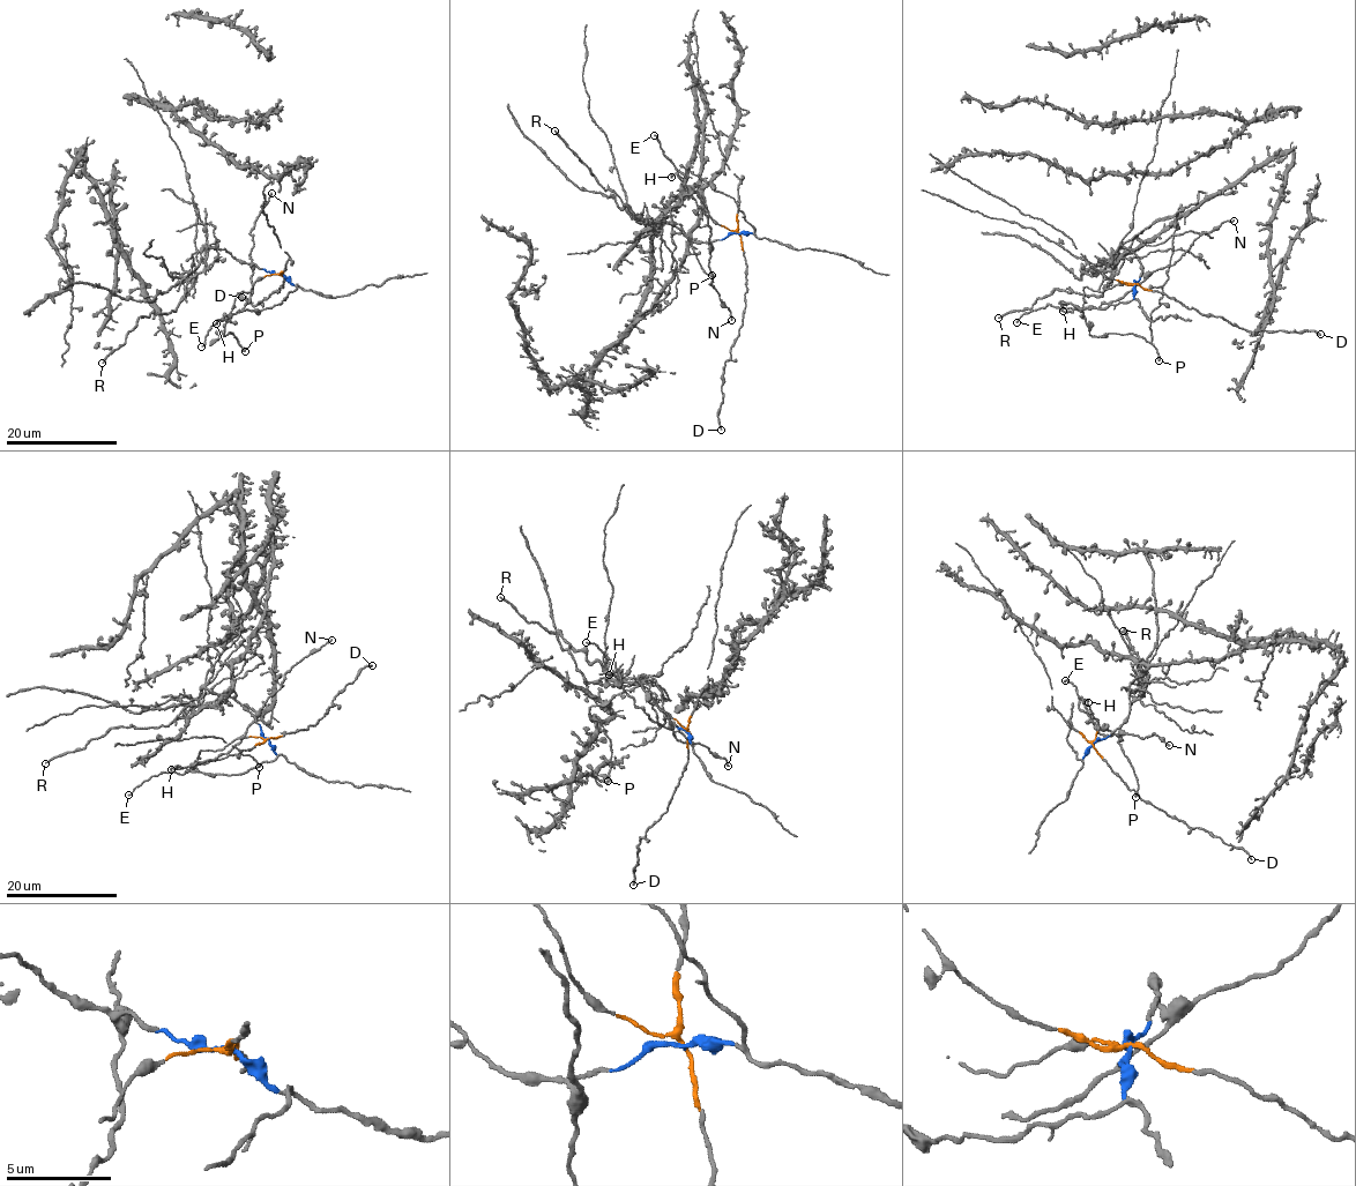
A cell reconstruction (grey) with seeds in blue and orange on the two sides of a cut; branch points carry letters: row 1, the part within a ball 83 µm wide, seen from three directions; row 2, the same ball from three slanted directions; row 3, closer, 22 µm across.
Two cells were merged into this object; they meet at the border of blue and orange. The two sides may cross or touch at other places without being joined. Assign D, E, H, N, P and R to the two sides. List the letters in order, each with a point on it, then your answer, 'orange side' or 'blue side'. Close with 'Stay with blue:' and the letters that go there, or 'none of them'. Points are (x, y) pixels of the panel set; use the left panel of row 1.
D: place (241, 297); orange side
E: place (201, 347); blue side
H: place (216, 323); blue side
N: place (272, 193); blue side
P: place (245, 351); orange side
R: place (102, 363); blue side
Stay with blue: E, H, N, R

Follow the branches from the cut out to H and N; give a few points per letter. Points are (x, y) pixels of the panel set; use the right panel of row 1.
H: (1134, 284), (1144, 274), (1144, 280), (1115, 300), (1080, 310), (1063, 306), (1063, 311)
N: (1134, 284), (1144, 274), (1169, 267), (1204, 233), (1234, 219)

